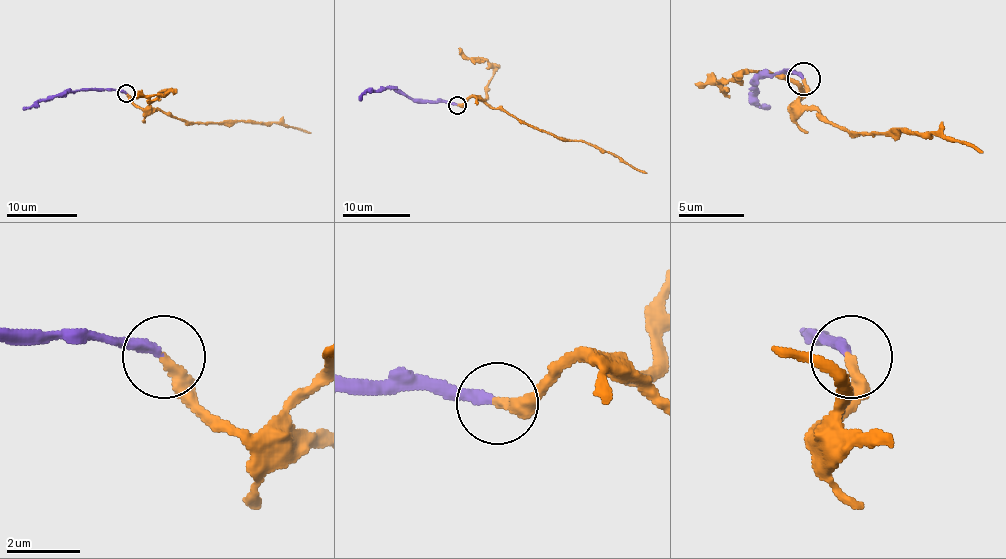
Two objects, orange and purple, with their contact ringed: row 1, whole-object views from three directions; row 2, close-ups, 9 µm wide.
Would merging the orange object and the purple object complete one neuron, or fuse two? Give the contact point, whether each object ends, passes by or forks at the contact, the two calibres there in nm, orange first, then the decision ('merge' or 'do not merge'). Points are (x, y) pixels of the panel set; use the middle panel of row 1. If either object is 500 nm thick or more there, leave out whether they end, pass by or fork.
place (457, 105); orange ends; purple ends; calibres 300 and 260 nm; merge

